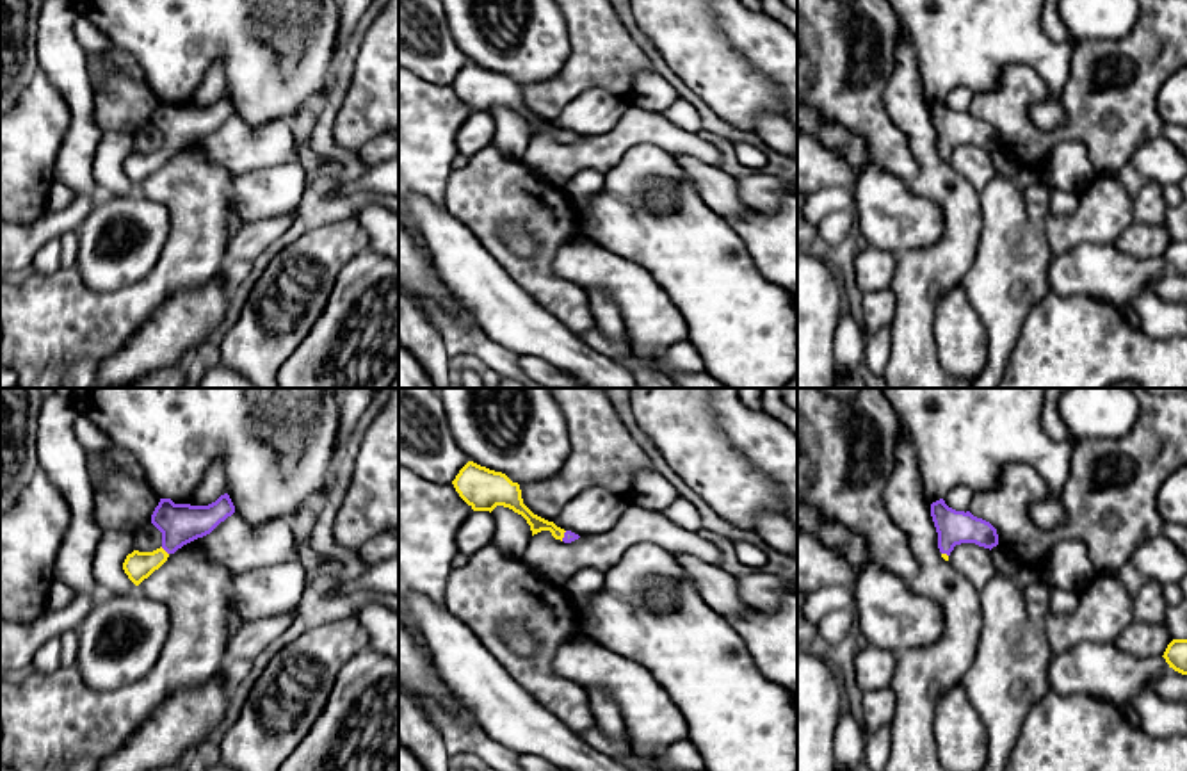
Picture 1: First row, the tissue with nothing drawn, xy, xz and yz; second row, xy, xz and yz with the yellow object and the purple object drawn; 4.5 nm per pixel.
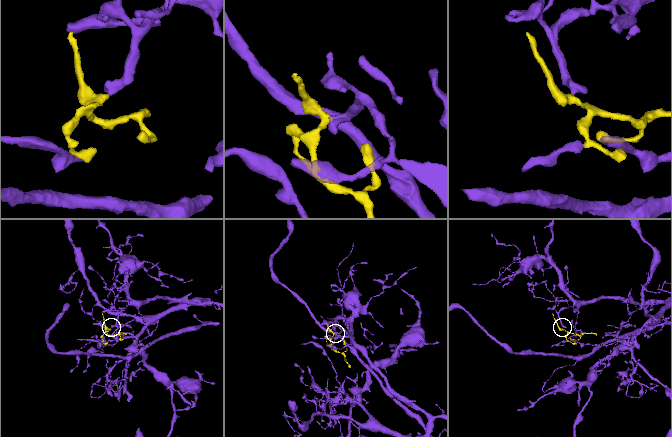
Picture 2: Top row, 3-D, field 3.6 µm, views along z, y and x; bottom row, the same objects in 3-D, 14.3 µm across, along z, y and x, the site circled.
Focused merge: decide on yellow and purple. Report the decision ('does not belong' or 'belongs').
belongs

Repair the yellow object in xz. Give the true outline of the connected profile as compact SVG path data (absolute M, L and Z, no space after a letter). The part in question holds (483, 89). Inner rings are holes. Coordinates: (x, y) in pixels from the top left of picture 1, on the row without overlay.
M468 62L456 80L452 82L459 98L473 112L493 112L497 107L504 107L521 116L530 126L532 137L541 132L550 132L555 141L571 144L580 137L557 128L553 123L548 123L534 116L521 100L521 91L518 84L513 84L505 75L489 71L473 62Z

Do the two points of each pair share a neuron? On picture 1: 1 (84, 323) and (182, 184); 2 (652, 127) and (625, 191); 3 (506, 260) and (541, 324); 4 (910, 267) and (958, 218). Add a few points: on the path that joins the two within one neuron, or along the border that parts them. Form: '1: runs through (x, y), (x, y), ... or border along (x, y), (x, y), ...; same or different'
1: runs through (127, 308), (182, 257), (182, 227); same
2: border along (673, 154), (655, 145), (636, 145), (611, 170); different
3: border along (493, 259), (554, 316); different
4: runs through (926, 267), (958, 234); same

